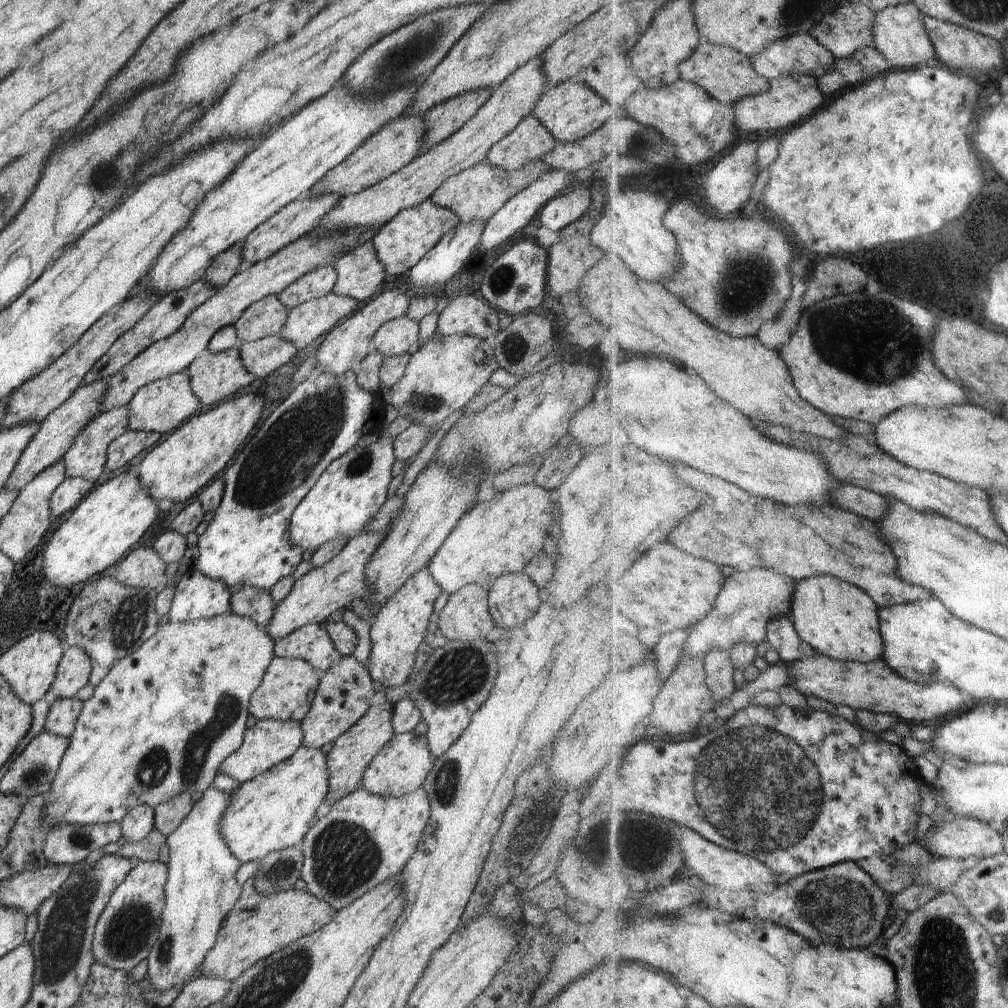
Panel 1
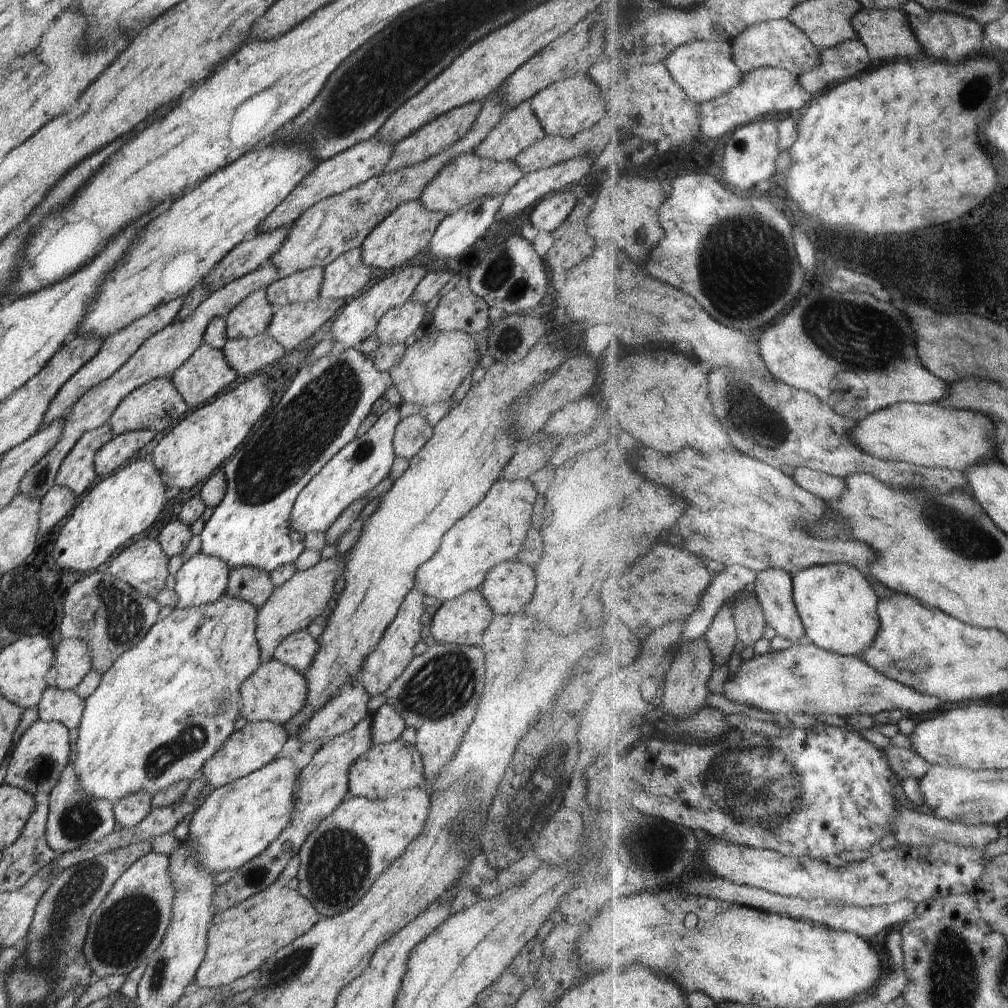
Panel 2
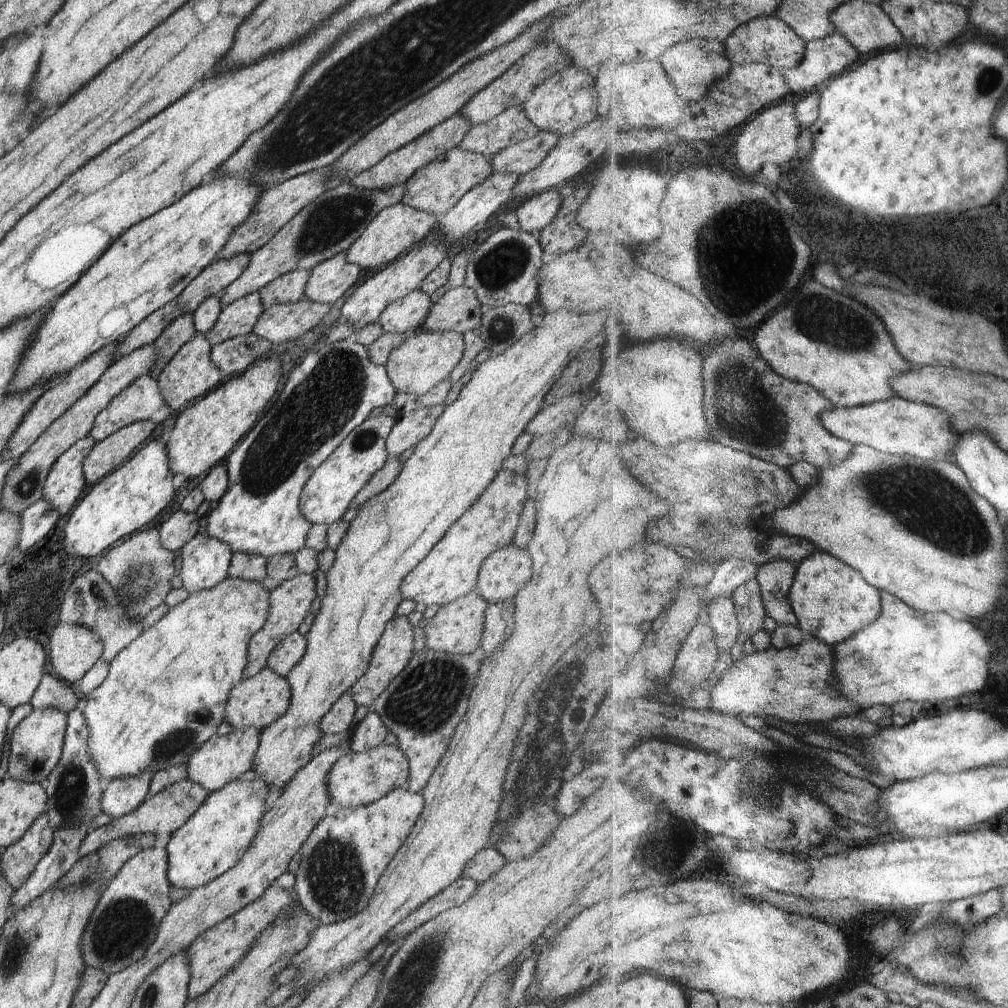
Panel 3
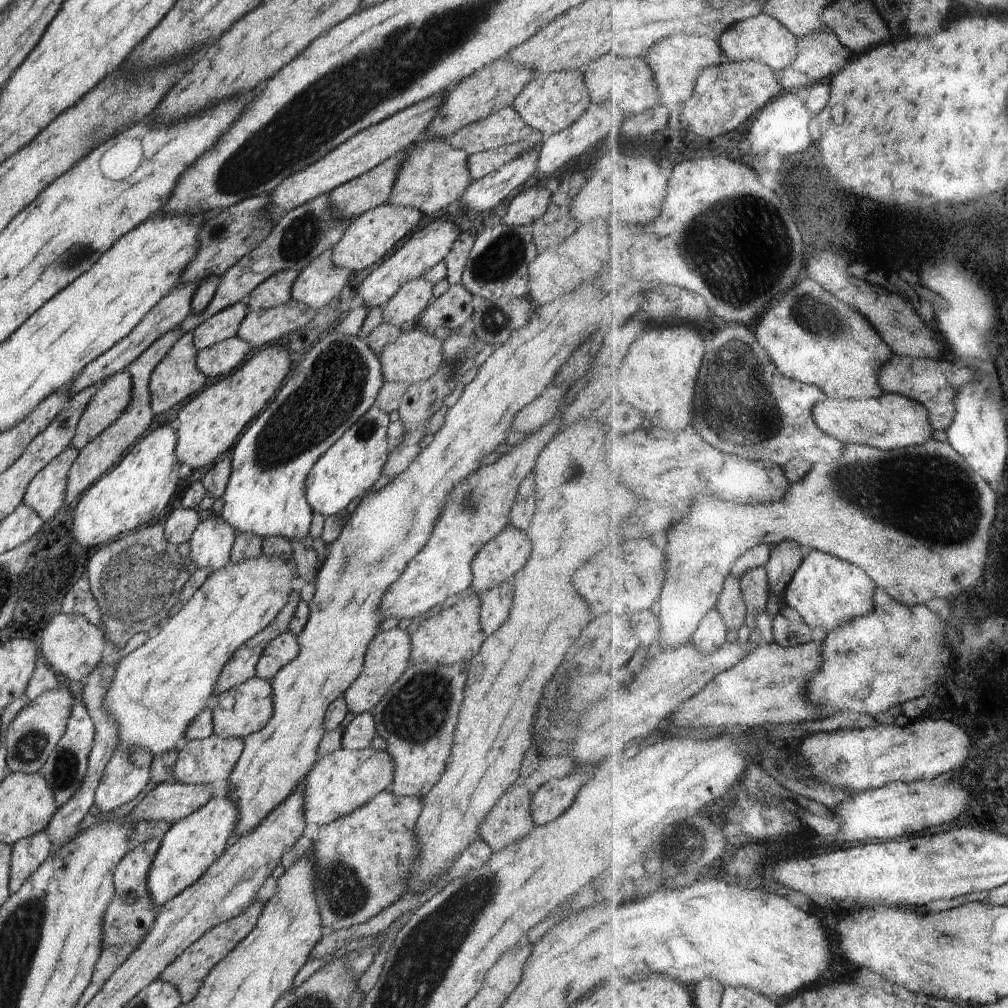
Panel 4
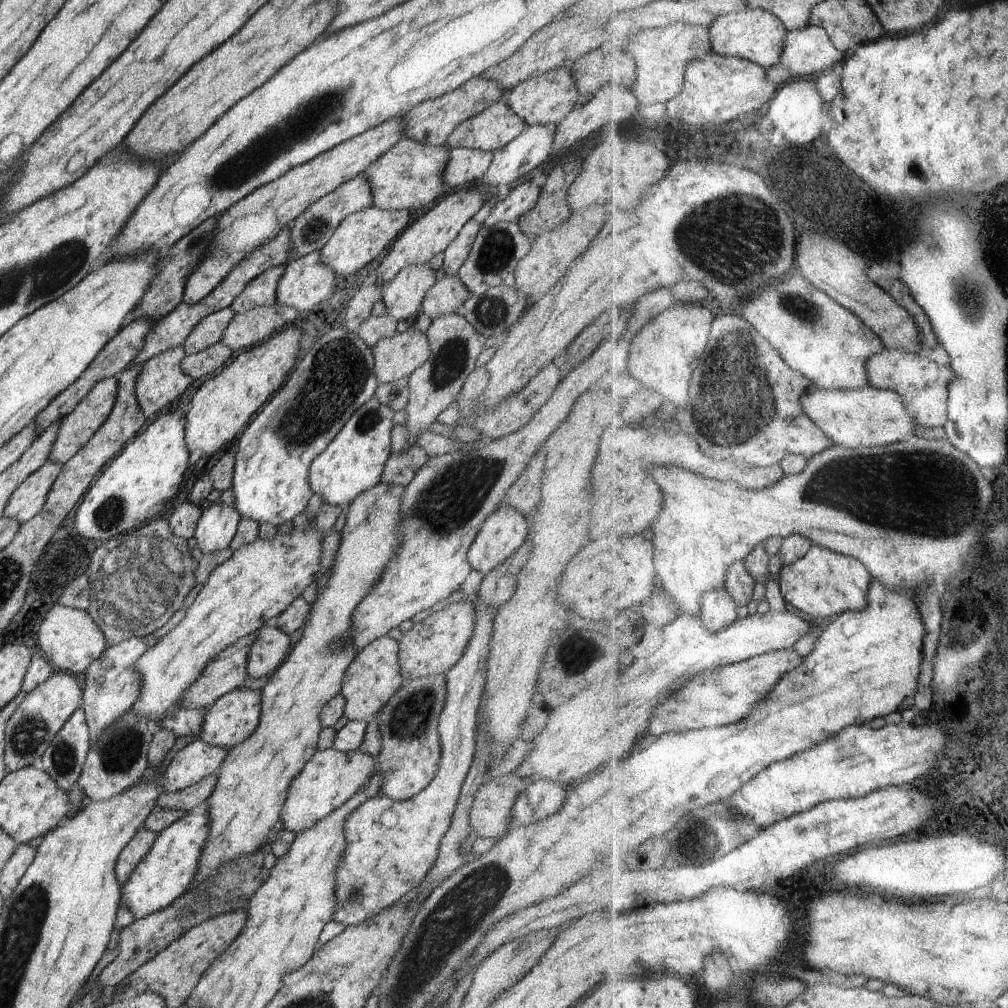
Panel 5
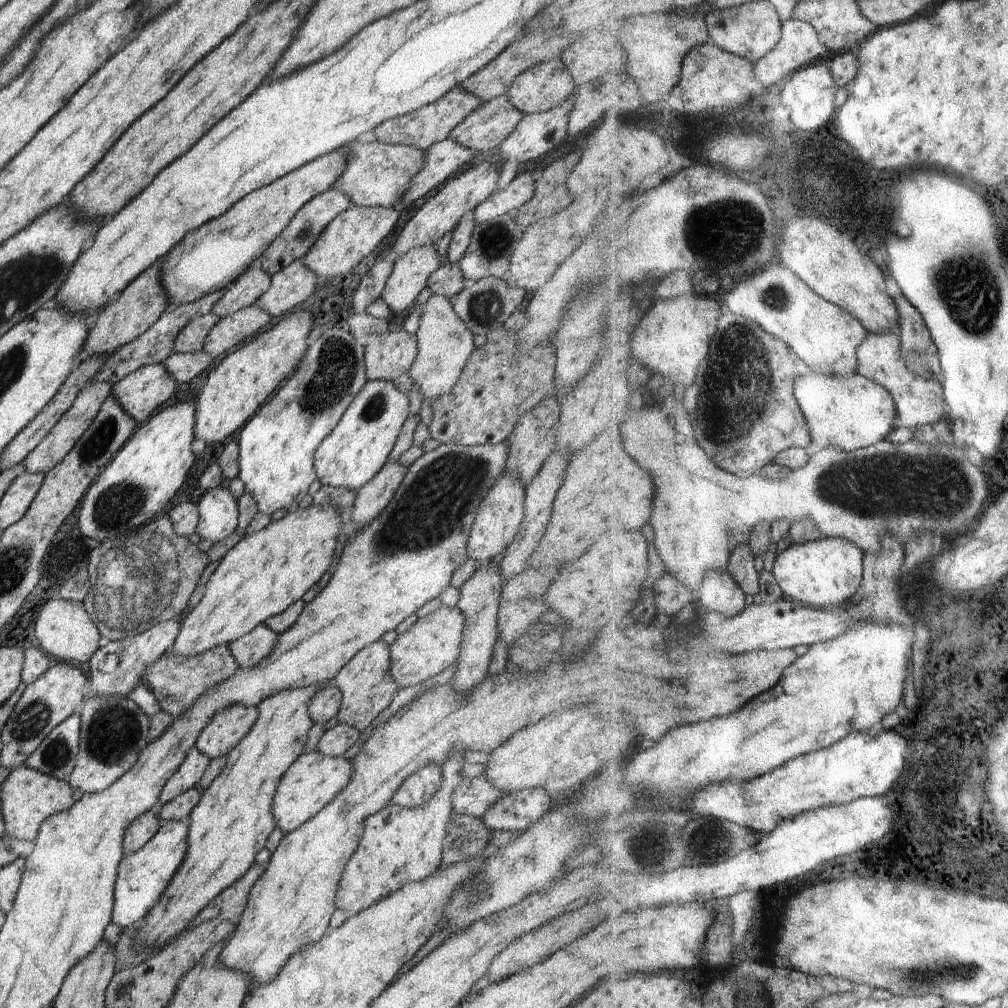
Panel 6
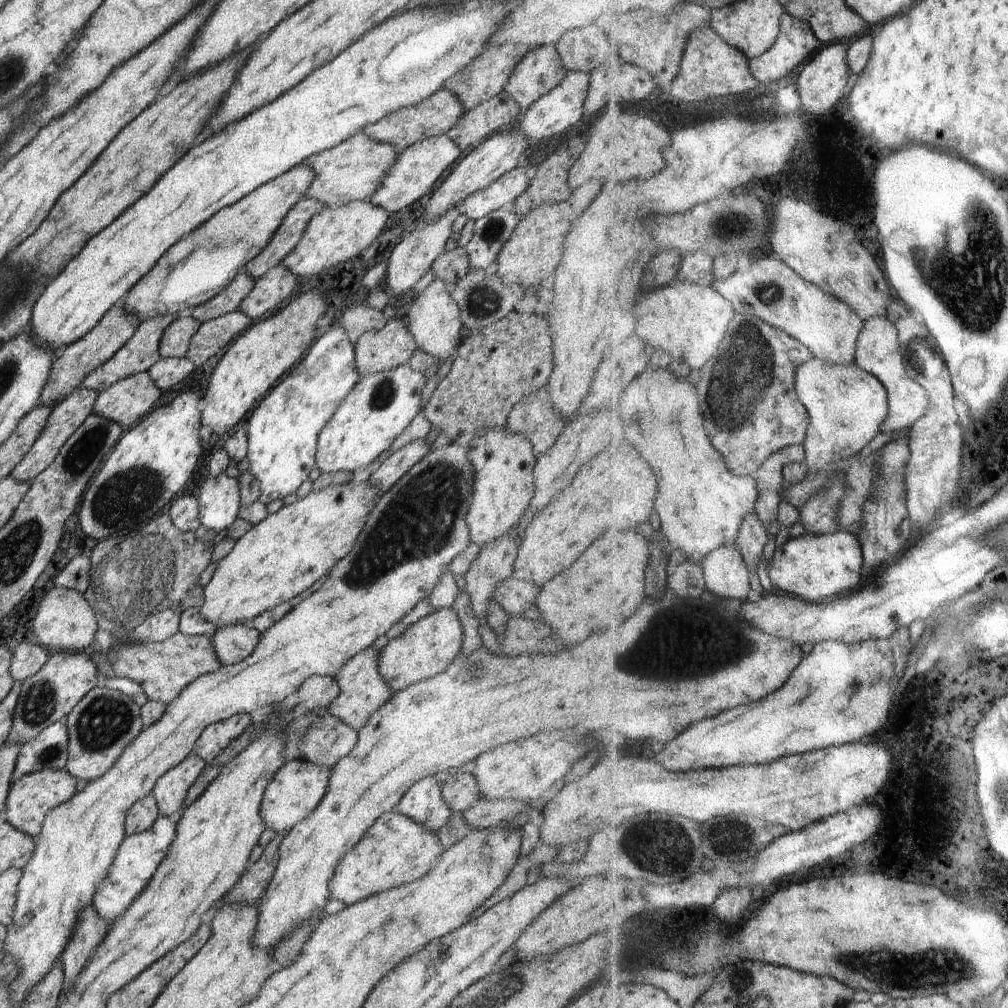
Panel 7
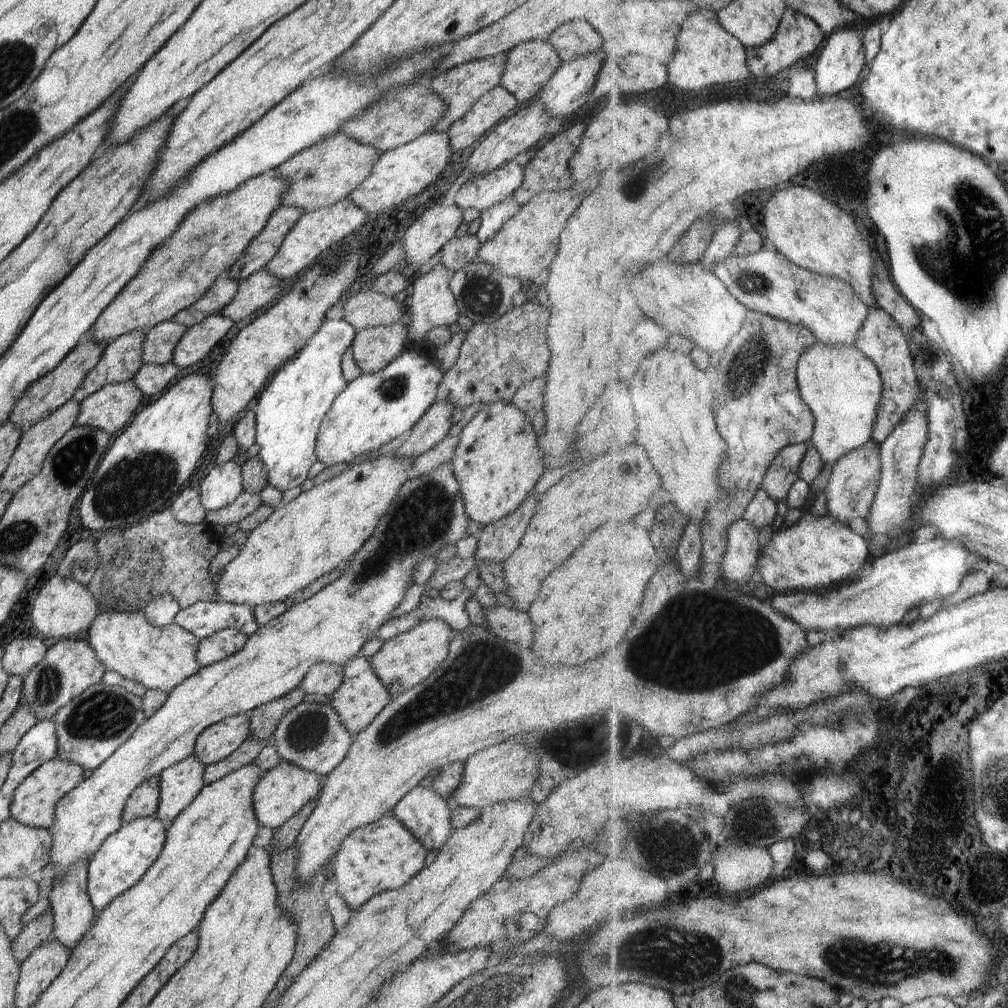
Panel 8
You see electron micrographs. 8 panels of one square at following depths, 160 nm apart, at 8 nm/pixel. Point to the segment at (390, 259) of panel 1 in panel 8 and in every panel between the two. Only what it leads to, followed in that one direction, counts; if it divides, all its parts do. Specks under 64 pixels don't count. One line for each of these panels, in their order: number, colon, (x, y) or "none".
2: (407, 231)
3: (394, 230)
4: (370, 236)
5: (361, 237)
6: (353, 234)
7: (332, 236)
8: (315, 231)

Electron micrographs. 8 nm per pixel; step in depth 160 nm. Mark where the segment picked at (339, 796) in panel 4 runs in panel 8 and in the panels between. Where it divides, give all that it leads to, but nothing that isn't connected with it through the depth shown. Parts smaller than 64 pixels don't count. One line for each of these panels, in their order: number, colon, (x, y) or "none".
5: (331, 778)
6: (312, 781)
7: (298, 786)
8: (280, 792)

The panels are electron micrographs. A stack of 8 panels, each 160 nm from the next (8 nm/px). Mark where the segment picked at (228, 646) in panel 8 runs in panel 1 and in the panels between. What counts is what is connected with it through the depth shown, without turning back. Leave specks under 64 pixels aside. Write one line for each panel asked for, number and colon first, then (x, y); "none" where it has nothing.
1: (311, 643)
2: (298, 650)
3: (291, 649)
4: (281, 650)
5: (271, 647)
6: (252, 648)
7: (233, 643)

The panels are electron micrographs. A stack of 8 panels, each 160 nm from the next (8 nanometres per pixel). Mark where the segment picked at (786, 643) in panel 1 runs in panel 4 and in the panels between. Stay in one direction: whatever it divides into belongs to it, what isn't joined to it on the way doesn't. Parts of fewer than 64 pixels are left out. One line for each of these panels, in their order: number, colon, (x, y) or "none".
2: (776, 587)
3: (777, 577)
4: (787, 558)

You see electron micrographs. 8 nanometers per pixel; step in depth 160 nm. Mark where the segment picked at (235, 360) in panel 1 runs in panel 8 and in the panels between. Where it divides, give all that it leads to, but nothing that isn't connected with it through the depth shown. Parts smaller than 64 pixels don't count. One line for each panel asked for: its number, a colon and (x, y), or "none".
2: (205, 374)
3: (190, 374)
4: (176, 377)
5: (161, 381)
6: (139, 393)
7: (125, 402)
8: (109, 409)

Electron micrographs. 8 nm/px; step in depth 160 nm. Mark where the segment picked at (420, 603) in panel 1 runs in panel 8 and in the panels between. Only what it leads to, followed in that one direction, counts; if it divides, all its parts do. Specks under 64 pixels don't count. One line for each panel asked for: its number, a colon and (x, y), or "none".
2: (394, 652)
3: (392, 653)
4: (387, 655)
5: (374, 676)
6: (367, 687)
7: (362, 690)
8: (361, 696)

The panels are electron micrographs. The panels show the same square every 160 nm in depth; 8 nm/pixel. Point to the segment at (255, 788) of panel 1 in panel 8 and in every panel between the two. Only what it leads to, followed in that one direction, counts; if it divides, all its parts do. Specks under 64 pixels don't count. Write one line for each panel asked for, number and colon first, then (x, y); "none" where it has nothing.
2: (237, 822)
3: (214, 838)
4: (189, 847)
5: (167, 872)
6: (143, 875)
7: (138, 856)
8: (123, 858)

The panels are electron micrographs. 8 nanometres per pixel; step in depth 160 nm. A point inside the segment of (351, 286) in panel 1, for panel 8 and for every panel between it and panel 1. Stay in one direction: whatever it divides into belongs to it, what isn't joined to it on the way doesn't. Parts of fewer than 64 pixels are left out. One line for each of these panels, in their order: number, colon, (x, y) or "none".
2: (343, 279)
3: (329, 280)
4: (318, 283)
5: (307, 281)
6: (291, 286)
7: (269, 291)
8: (261, 287)

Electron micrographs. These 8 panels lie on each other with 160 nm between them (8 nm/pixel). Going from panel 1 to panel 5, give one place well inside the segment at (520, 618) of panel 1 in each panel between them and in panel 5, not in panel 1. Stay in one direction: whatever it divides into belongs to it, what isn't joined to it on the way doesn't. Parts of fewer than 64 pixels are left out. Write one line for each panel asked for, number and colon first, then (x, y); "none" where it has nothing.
2: (508, 587)
3: (501, 575)
4: (498, 559)
5: (504, 531)

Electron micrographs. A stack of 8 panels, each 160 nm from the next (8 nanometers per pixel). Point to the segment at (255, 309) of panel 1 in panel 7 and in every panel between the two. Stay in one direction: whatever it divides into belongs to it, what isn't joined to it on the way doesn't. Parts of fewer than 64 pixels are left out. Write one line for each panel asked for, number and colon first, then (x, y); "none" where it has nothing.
2: (253, 315)
3: (237, 318)
4: (223, 325)
5: (208, 332)
6: (190, 339)
7: (175, 341)

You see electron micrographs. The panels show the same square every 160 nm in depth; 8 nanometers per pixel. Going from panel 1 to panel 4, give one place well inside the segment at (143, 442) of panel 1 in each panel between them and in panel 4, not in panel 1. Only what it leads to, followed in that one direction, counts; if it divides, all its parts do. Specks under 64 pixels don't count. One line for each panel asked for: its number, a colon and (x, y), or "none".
2: (114, 454)
3: (115, 450)
4: (98, 456)

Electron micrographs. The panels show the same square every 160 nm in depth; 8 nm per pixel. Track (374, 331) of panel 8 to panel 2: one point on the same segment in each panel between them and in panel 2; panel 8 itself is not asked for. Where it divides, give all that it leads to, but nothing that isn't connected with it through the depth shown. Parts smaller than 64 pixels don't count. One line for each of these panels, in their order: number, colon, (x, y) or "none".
2: (431, 370)
3: (422, 361)
4: (414, 356)
5: (397, 357)
6: (387, 357)
7: (375, 351)

